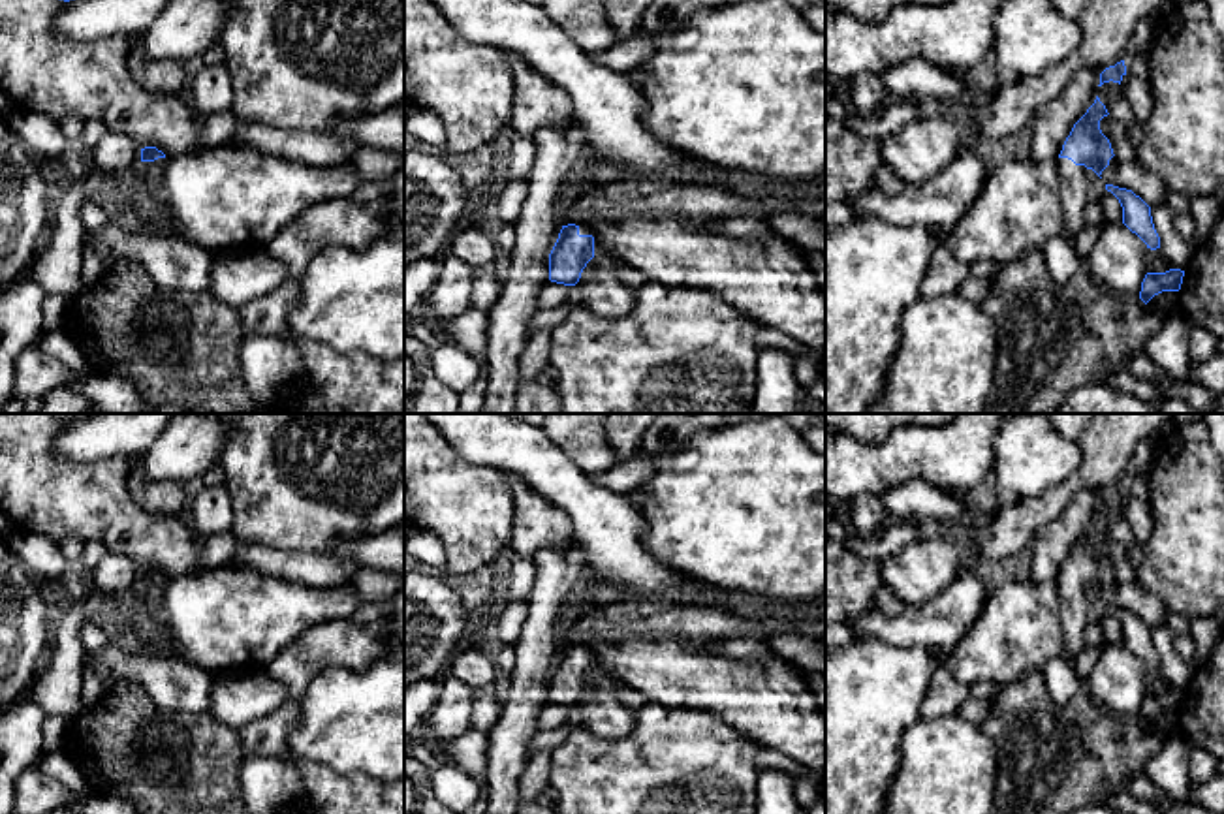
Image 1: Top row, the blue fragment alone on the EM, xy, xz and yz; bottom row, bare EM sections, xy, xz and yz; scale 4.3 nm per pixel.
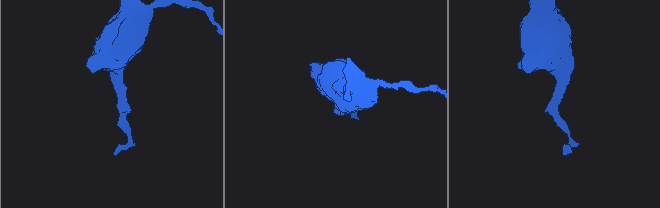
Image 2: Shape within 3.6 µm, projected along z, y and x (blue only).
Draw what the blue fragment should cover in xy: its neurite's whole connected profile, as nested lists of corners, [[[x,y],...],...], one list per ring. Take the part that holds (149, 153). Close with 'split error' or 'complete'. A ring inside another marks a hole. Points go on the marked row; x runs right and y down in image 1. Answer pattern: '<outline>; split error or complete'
[[[145,147],[141,149],[141,162],[139,162],[139,173],[145,177],[152,196],[160,201],[165,203],[167,194],[162,188],[160,180],[165,171],[167,158],[162,150],[156,147]]]; split error

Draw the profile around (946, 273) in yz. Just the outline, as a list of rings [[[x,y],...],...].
[[[940,243],[931,258],[929,271],[923,276],[921,297],[931,299],[959,293],[959,288],[968,278],[970,265]]]

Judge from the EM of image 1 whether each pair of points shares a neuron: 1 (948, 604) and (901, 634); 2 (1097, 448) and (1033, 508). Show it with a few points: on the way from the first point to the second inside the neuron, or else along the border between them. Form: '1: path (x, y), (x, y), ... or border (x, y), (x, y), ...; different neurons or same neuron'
1: path (937, 613), (922, 626), (912, 626); same neuron
2: path (1089, 467), (1051, 502); same neuron

